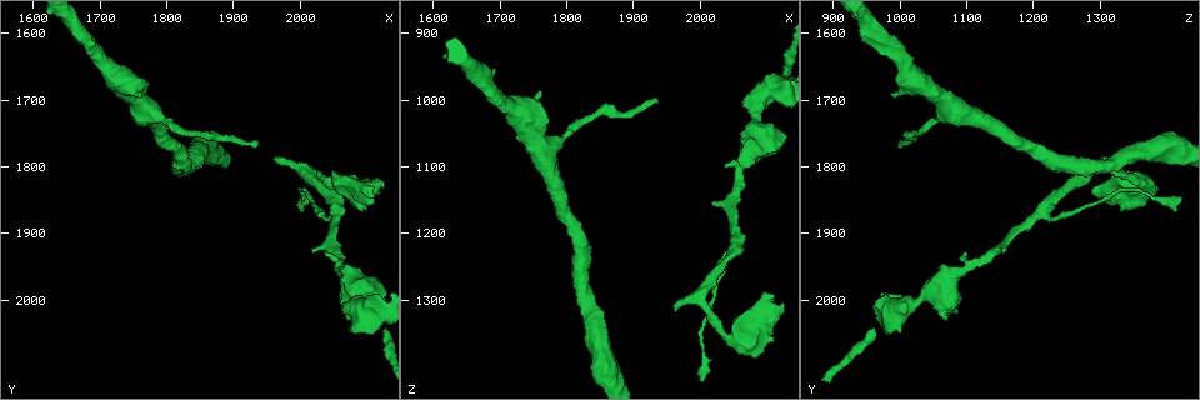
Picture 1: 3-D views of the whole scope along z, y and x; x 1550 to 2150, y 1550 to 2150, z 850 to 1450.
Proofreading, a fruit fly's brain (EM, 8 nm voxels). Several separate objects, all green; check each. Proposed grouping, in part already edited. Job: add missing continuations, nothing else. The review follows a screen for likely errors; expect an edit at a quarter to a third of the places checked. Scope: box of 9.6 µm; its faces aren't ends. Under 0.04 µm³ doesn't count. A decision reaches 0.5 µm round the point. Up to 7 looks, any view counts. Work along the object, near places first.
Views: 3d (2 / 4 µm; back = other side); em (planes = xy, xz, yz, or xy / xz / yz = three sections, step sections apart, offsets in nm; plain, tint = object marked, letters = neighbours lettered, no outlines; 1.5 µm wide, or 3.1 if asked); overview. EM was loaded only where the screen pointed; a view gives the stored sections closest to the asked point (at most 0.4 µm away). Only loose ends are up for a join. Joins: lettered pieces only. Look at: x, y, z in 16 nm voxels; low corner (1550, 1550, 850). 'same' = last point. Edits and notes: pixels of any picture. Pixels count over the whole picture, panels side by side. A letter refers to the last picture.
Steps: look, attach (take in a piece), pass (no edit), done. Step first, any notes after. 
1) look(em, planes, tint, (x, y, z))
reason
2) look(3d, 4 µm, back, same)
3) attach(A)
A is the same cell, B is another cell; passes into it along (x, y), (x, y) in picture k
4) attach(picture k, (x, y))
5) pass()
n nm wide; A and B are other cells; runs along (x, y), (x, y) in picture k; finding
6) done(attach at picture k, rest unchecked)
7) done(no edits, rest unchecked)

look(em, planes, letters, (2025, 1925, 1150))
branch stops here

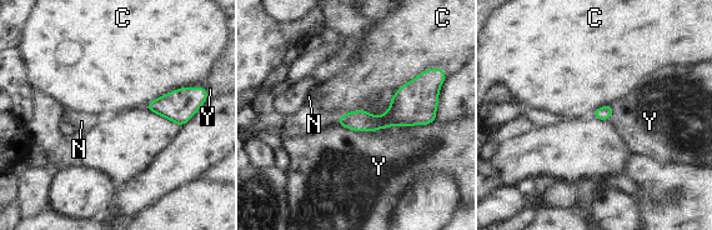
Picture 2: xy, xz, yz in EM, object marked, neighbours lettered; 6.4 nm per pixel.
pass()
C, N and Y are other cells; border along (199, 86), (168, 91), (146, 109) in picture 2; no lettered piece goes on from it

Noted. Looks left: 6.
look(3d, 2 µm, (1940, 1765, 1005))
thin end

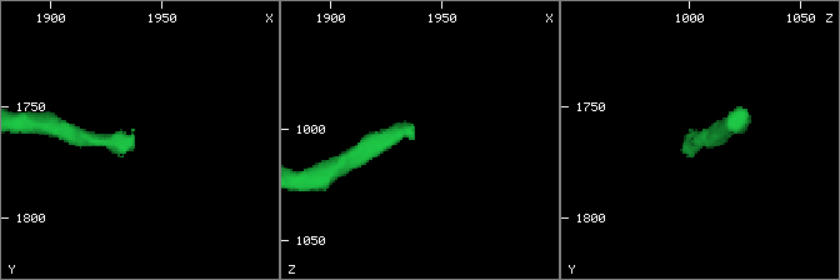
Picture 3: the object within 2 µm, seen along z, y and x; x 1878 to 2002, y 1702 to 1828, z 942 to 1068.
look(em, planes, letters, (1939, 1764, 1004))
shape alone is not enough

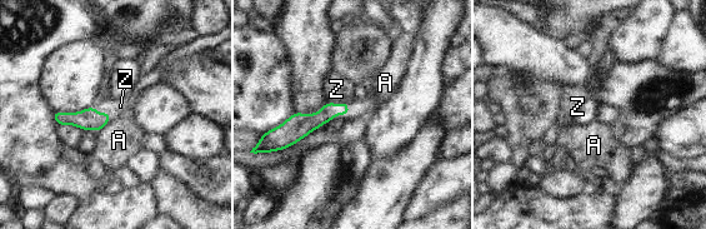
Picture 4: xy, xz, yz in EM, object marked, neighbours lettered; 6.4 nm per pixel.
attach(Z)
Z is the same cell, A is another cell; passes into it along (309, 122), (343, 103), (336, 89) in picture 4; the cell continues

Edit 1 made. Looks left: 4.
look(3d, 2 µm, (1960, 1790, 1320))
free end

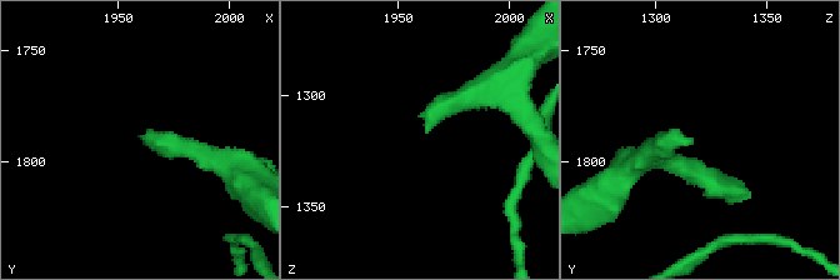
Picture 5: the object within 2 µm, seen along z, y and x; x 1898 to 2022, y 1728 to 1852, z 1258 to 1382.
look(em, planes, letters, (1962, 1789, 1317))
need the tissue

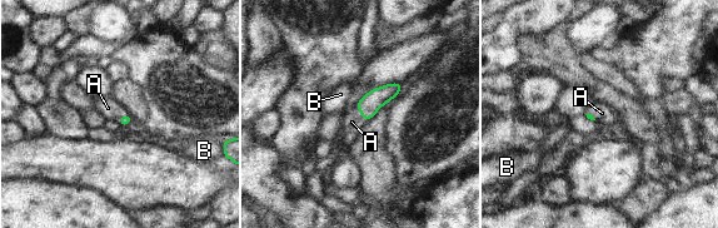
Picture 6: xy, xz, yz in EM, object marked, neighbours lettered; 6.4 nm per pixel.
attach(A)
A touches over 120 nm; A is the same cell, B is another cell; passes into it along (372, 102), (360, 114), (352, 122) in picture 6; it goes on there

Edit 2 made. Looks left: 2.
done(attach at picture 4, attach at picture 6, rest unchecked)

